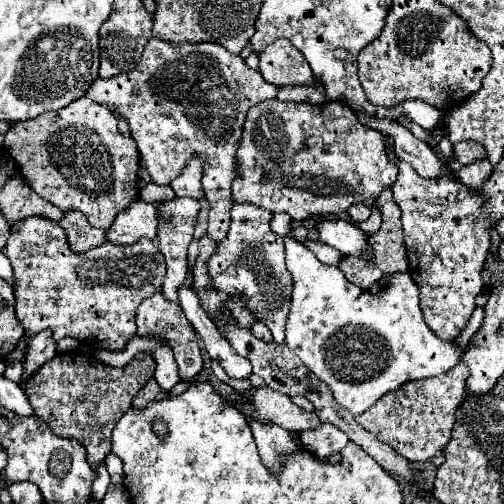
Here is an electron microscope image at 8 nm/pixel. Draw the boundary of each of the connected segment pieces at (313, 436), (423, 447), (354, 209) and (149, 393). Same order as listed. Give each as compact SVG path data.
M326 422L316 430L302 432L300 442L308 452L314 452L320 458L328 458L342 452L342 448L348 444L348 436L340 428Z
M456 365L448 374L430 378L430 380L414 380L410 384L402 384L402 388L382 396L372 408L358 416L358 424L372 432L380 442L392 446L400 456L410 462L426 462L452 438L454 412L464 400L464 386L468 378L468 368Z
M354 204L354 206L348 208L348 214L350 214L352 220L362 222L362 220L368 220L368 216L370 216L370 208L364 206L364 204Z
M150 378L150 380L146 382L146 386L138 392L138 396L132 400L132 406L146 408L146 404L148 404L150 400L164 400L164 398L168 398L168 394L156 384L154 378Z

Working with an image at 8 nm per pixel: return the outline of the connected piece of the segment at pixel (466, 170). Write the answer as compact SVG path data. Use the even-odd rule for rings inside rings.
M478 160L470 166L462 166L456 176L462 184L466 184L466 188L470 188L472 192L482 192L482 184L490 178L490 172L494 168L490 168L488 160Z

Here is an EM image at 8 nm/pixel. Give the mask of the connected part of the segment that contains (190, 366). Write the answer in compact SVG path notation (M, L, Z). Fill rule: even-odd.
M156 292L154 296L146 298L140 306L138 306L138 316L136 316L136 324L138 324L138 334L140 336L154 336L154 338L162 338L170 344L174 360L178 364L178 372L180 378L184 382L192 382L196 380L196 376L200 374L202 366L204 366L204 358L196 340L196 332L194 328L190 328L190 322L186 320L182 308L170 300L166 300L166 296L162 296L162 292Z

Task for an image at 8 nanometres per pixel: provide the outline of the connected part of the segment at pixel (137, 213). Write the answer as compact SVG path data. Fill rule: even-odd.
M142 198L130 204L130 208L122 210L110 230L106 232L108 240L112 244L134 244L142 236L154 238L158 228L158 216L156 206L150 202L144 202Z

